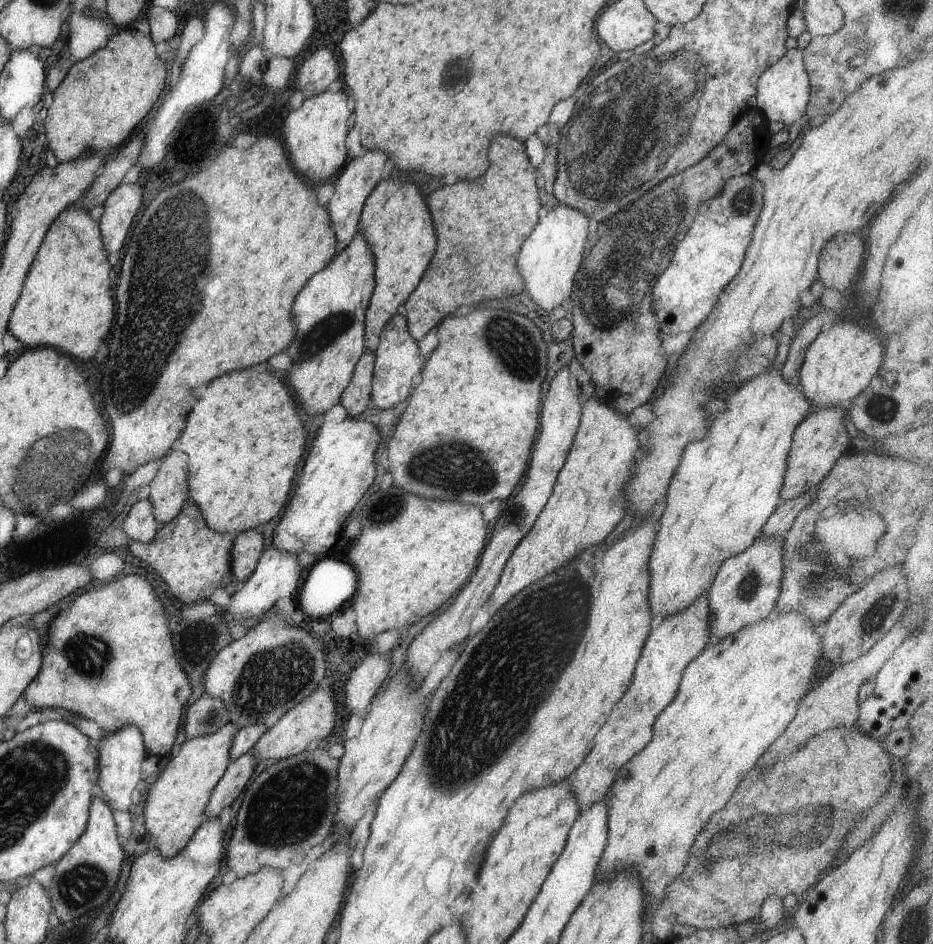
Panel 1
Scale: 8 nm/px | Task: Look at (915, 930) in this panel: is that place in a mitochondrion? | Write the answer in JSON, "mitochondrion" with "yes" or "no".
{"mitochondrion":"yes"}

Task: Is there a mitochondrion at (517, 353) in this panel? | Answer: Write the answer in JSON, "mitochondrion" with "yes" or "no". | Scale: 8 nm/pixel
{"mitochondrion":"yes"}

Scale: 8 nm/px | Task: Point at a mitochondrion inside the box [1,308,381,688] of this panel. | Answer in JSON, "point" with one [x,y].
{"point":[52,469]}

